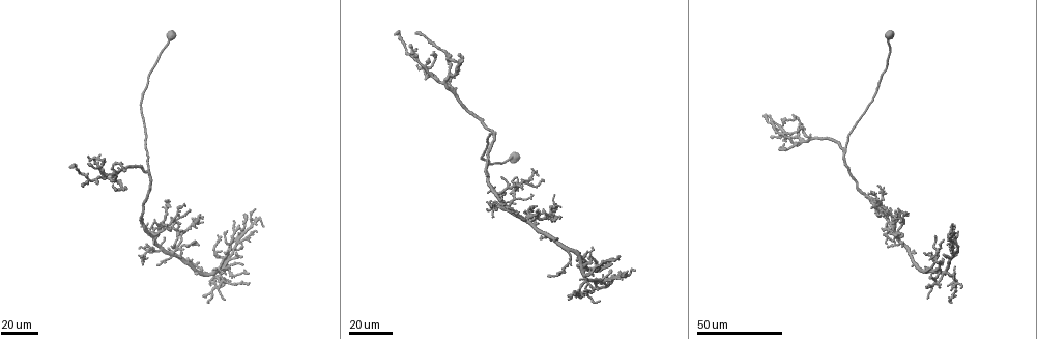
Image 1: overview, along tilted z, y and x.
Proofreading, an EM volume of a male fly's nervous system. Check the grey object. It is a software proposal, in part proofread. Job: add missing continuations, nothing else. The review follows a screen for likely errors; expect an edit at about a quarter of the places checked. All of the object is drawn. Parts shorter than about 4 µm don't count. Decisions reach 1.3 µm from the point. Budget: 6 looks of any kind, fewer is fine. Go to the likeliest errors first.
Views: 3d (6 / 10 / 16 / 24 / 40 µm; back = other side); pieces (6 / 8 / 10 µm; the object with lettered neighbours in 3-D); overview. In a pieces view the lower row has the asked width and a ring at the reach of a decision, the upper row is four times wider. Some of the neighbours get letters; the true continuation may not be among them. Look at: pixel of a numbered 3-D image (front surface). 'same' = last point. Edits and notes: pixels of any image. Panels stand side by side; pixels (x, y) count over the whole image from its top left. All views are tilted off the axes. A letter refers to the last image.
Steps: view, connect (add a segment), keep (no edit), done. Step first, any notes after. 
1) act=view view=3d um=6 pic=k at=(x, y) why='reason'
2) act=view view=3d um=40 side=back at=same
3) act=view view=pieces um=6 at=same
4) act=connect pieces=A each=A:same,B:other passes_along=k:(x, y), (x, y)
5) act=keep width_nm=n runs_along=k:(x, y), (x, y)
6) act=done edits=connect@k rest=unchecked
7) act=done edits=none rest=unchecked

act=view view=3d um=40 pic=1 at=(159, 265) why='an open end'

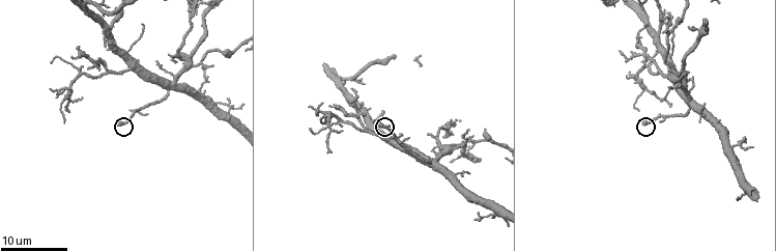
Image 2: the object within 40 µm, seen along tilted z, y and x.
act=view view=pieces um=10 pic=2 at=(119, 126)

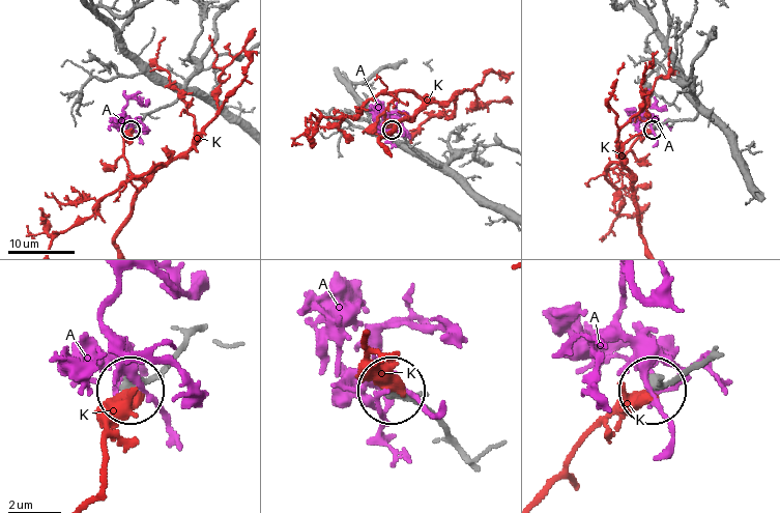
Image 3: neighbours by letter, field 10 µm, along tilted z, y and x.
act=keep width_nm=390 each=A:other,K:other found='none of them fits'

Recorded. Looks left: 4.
act=view view=3d um=24 pic=1 at=(112, 186) why='long arm stops here'

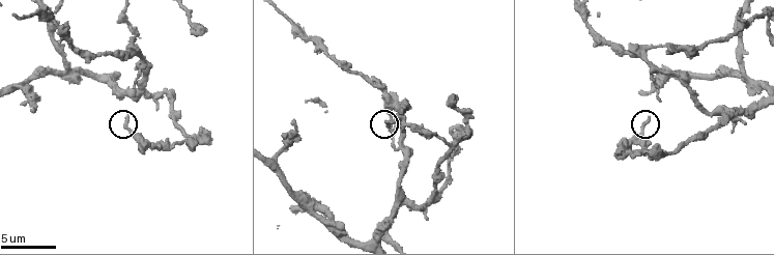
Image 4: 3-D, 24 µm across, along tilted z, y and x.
act=view view=pieces um=8 pic=4 at=(389, 125)

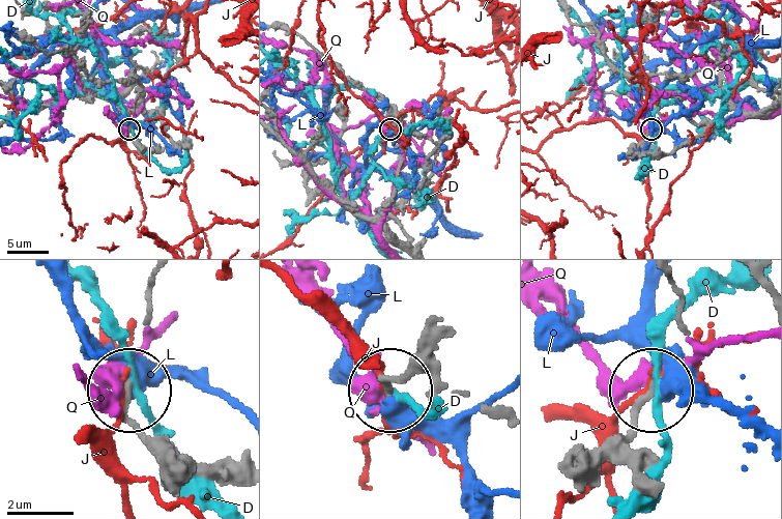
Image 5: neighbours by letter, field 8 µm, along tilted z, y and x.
act=keep each=D:other,J:other,L:other,Q:other runs_along=5:(437, 383), (411, 373), (389, 385) found='none of them fits'

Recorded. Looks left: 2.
act=view view=pieces um=8 pic=4 at=(202, 30) why='long arm stops here'

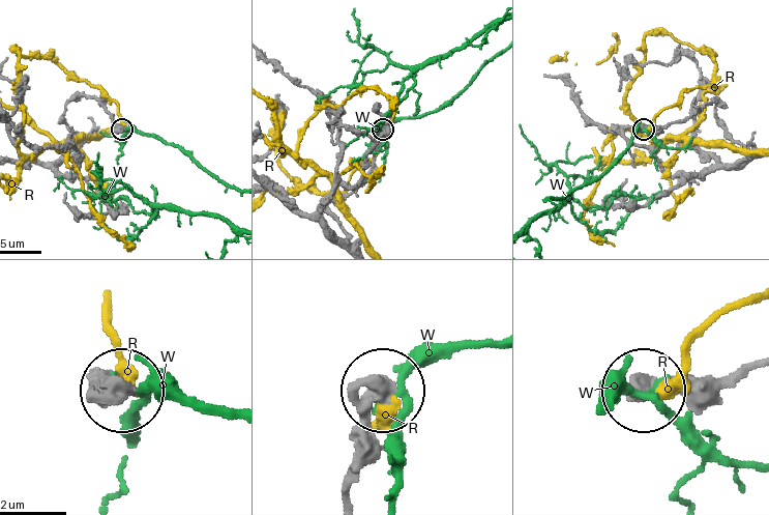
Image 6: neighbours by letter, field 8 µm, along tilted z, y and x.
act=keep each=R:other,W:other runs_along=6:(735, 142), (711, 102), (683, 119), (645, 130) found='none of them fits'

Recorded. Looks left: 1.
act=done edits=none rest=unchecked

